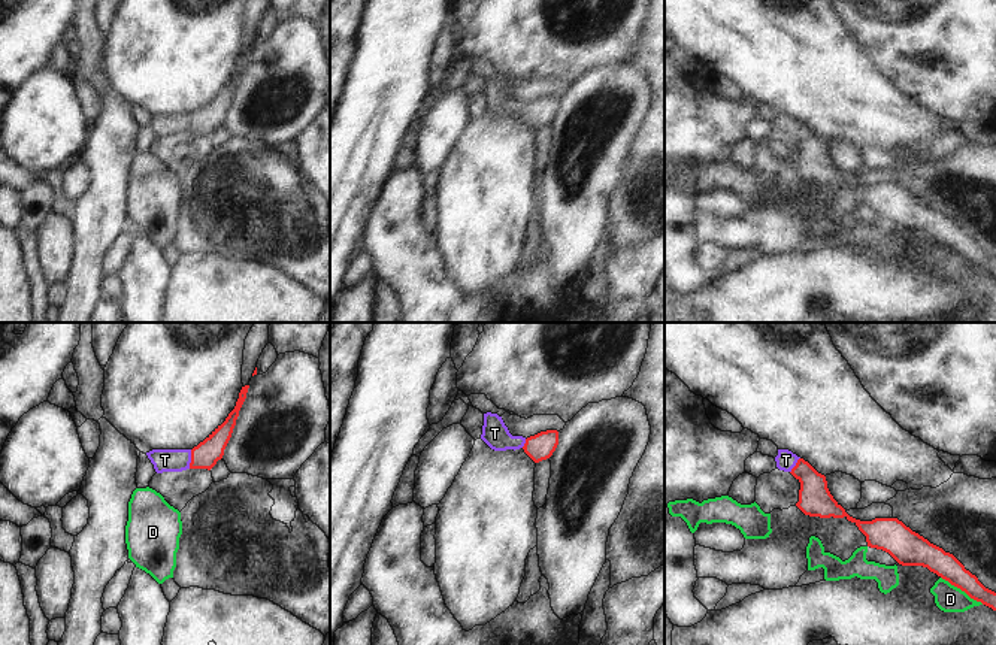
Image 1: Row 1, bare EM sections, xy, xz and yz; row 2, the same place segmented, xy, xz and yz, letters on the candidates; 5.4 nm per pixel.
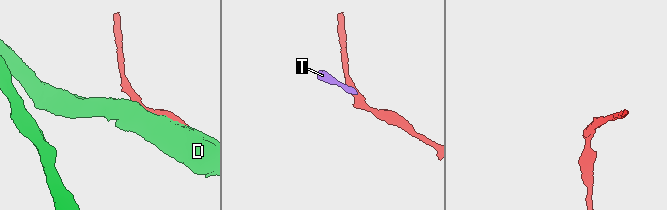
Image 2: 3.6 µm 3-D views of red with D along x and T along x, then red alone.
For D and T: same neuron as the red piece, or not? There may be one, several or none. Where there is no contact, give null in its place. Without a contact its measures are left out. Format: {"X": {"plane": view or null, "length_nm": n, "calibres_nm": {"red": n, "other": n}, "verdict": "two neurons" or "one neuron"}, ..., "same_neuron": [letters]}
{"D": {"plane": "yz", "length_nm": 280, "calibres_nm": {"red": 140, "other": 140}, "verdict": "two neurons"}, "T": {"plane": "xy", "length_nm": 110, "calibres_nm": {"red": 140, "other": 130}, "verdict": "one neuron"}, "same_neuron": ["T"]}

